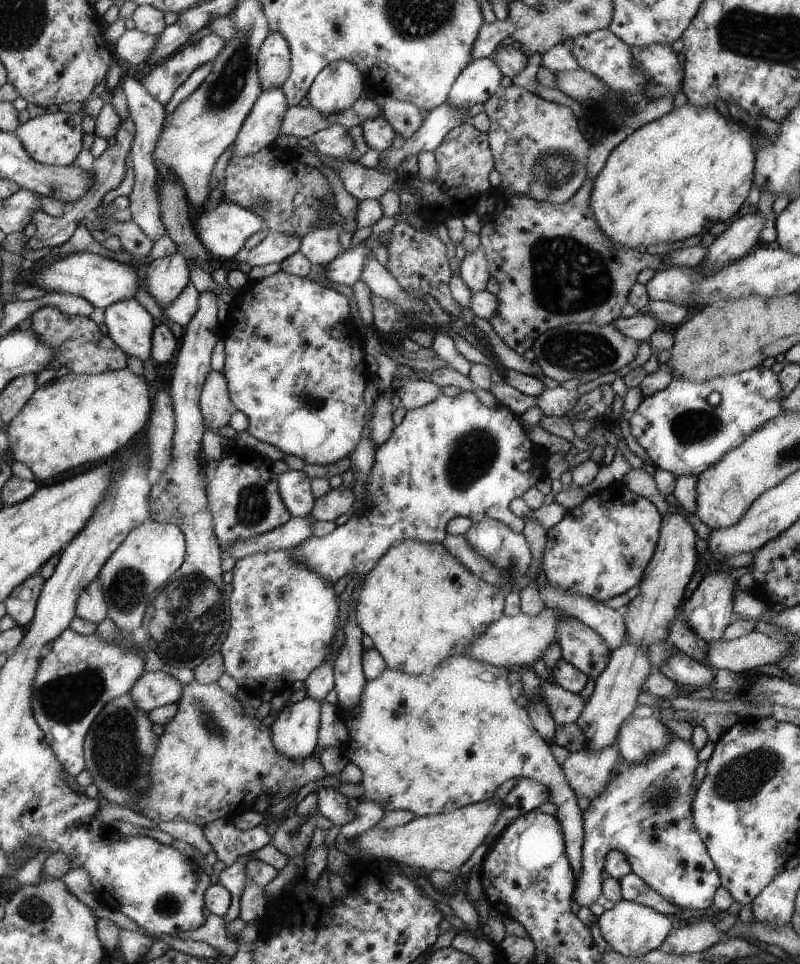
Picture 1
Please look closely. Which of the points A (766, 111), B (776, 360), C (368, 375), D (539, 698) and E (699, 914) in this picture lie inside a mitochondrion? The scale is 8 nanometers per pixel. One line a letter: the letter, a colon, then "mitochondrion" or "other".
A: other
B: other
C: other
D: other
E: other

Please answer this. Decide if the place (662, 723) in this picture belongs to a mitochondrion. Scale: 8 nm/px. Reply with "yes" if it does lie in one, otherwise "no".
no

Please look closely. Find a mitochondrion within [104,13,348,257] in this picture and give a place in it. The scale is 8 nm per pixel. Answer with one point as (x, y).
(225, 91)

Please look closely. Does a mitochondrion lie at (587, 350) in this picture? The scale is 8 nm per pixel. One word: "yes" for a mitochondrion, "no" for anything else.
yes

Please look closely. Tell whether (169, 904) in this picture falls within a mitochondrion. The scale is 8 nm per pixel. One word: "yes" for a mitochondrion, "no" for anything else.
yes

